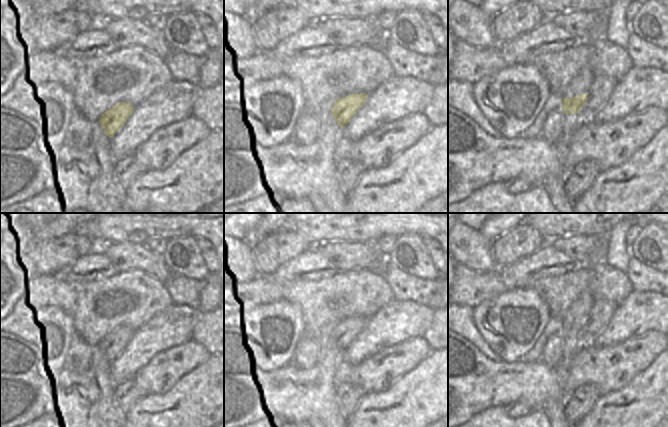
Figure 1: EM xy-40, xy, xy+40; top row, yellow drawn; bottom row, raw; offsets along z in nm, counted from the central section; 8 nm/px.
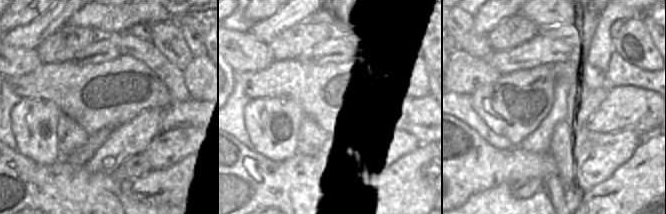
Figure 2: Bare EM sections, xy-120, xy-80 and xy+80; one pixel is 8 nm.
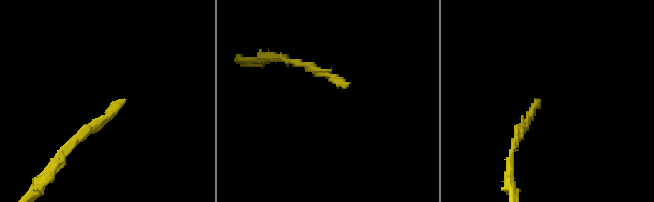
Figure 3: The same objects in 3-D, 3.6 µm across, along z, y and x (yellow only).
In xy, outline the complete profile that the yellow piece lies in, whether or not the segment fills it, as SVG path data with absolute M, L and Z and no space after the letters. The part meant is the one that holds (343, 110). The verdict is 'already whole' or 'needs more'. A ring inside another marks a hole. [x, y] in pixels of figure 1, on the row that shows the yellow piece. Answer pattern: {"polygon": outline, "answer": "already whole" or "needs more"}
{"polygon": "M365 93L350 94L345 98L339 98L335 101L331 113L336 119L338 125L343 128L352 117L360 110L368 95Z", "answer": "already whole"}

